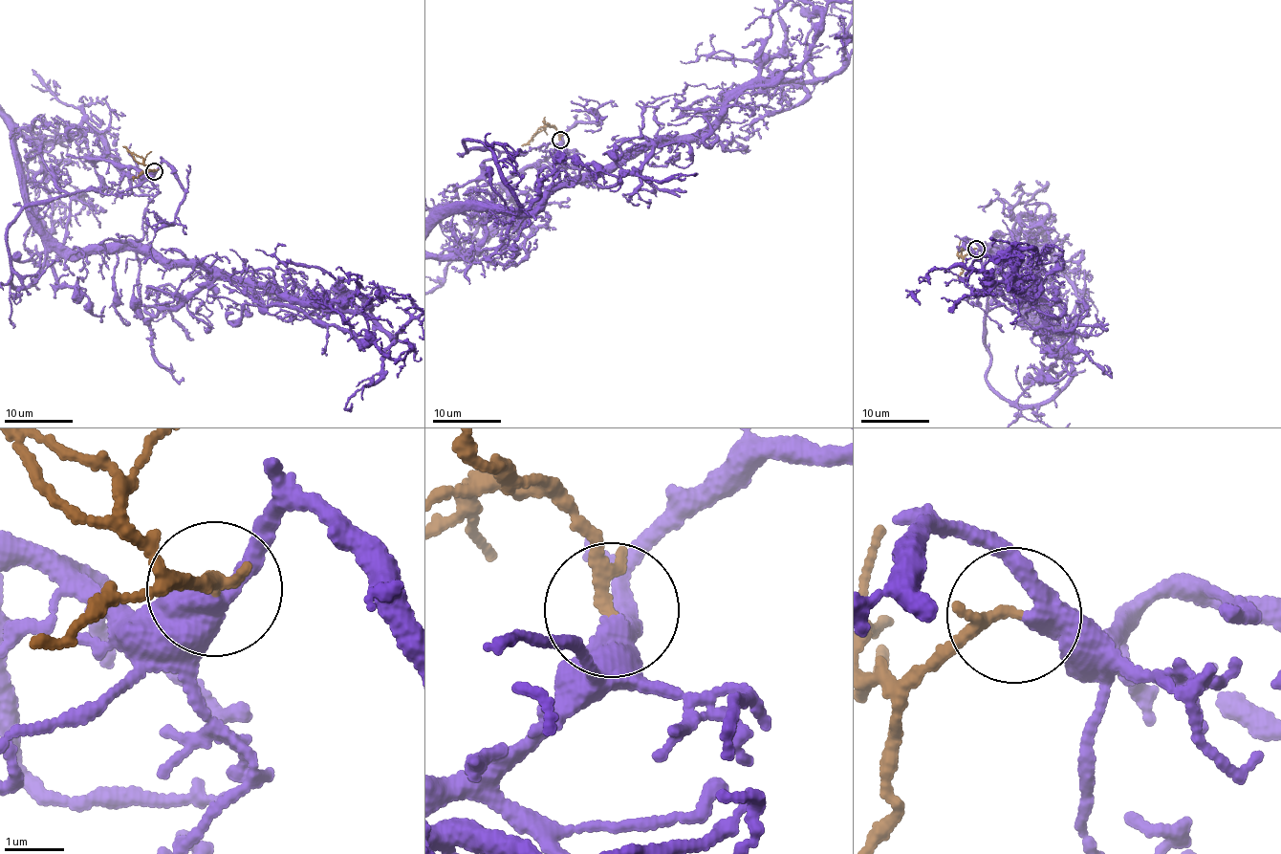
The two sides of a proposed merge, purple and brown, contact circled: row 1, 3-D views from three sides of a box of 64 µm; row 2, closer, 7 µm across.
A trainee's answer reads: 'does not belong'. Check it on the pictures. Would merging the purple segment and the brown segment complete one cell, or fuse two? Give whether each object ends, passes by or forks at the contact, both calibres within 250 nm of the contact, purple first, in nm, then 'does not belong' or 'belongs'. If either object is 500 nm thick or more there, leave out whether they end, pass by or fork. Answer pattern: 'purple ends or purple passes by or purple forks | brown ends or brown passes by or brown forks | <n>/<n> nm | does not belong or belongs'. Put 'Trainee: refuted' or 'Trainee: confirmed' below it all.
purple passes by | brown ends | 380/240 nm | belongs
Trainee: refuted

